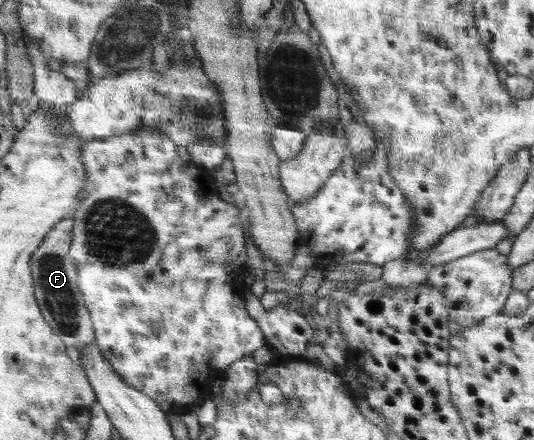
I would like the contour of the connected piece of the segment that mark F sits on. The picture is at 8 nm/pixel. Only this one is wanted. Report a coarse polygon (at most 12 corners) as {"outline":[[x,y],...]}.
{"outline":[[75,215],[32,259],[46,320],[71,350],[97,343],[71,253]]}

